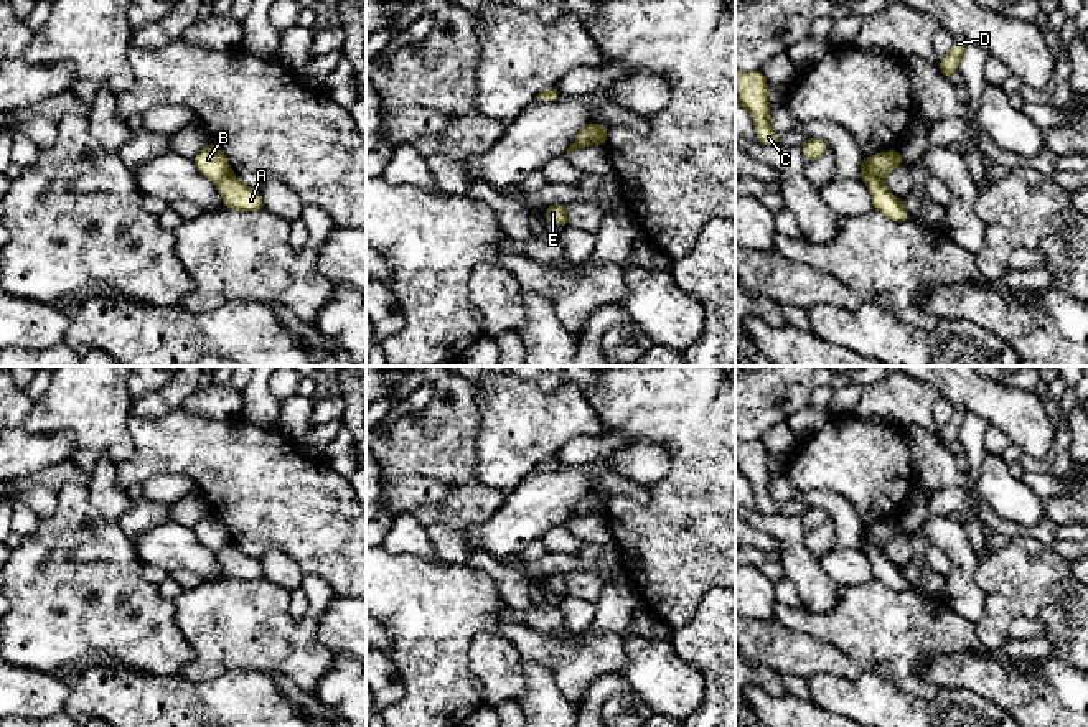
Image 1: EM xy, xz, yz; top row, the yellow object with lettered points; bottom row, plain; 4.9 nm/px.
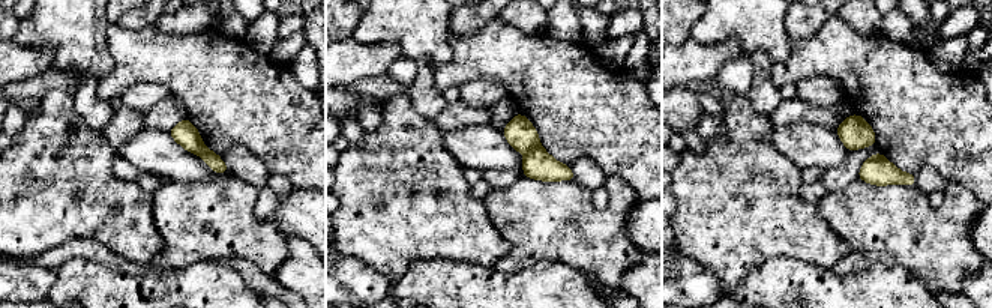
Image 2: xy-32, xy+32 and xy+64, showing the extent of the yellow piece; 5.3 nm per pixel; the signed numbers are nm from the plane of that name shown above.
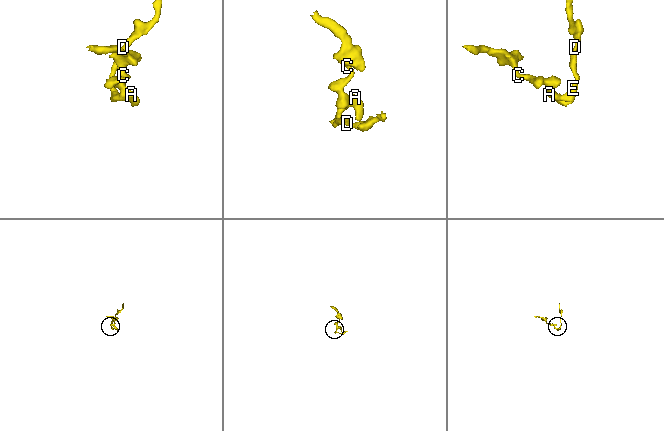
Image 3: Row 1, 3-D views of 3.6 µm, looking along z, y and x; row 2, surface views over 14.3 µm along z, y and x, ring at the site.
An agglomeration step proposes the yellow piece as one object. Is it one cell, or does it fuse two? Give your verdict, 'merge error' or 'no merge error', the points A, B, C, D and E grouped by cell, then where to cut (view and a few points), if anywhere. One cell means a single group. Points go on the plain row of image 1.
merge error; groups A D E / B C; cut xz (597, 495), (592, 511)

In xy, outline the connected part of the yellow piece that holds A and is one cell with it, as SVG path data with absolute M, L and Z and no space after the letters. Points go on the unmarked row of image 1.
M232 542L227 544L218 554L218 560L224 574L234 580L256 580L264 579L264 570L259 560L246 556L237 546Z

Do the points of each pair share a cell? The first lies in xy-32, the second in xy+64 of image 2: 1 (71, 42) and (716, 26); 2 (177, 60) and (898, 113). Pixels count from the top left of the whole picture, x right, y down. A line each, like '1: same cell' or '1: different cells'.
1: same cell
2: same cell

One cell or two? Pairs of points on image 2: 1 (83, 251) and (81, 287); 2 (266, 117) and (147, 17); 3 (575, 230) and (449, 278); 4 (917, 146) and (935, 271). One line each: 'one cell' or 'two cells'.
1: two cells
2: two cells
3: two cells
4: two cells

